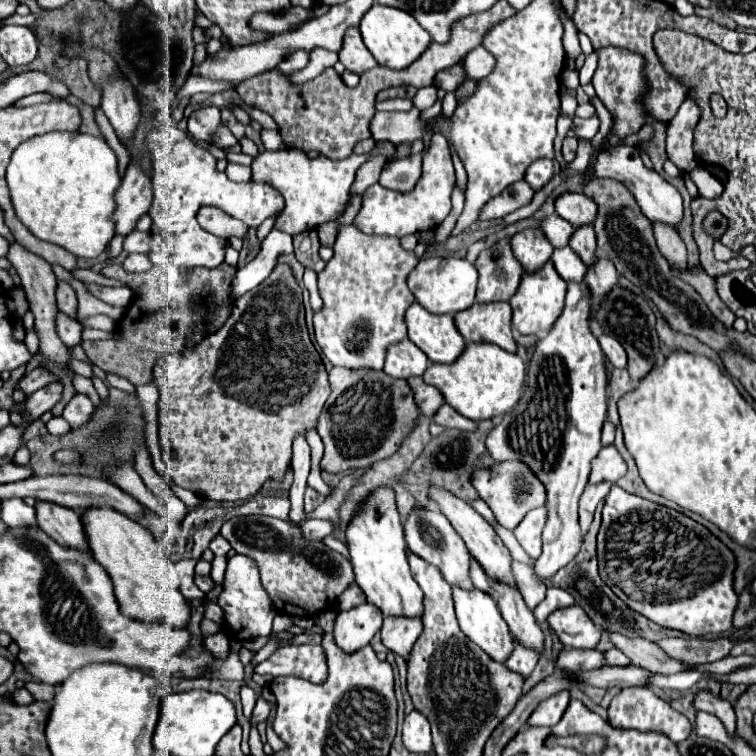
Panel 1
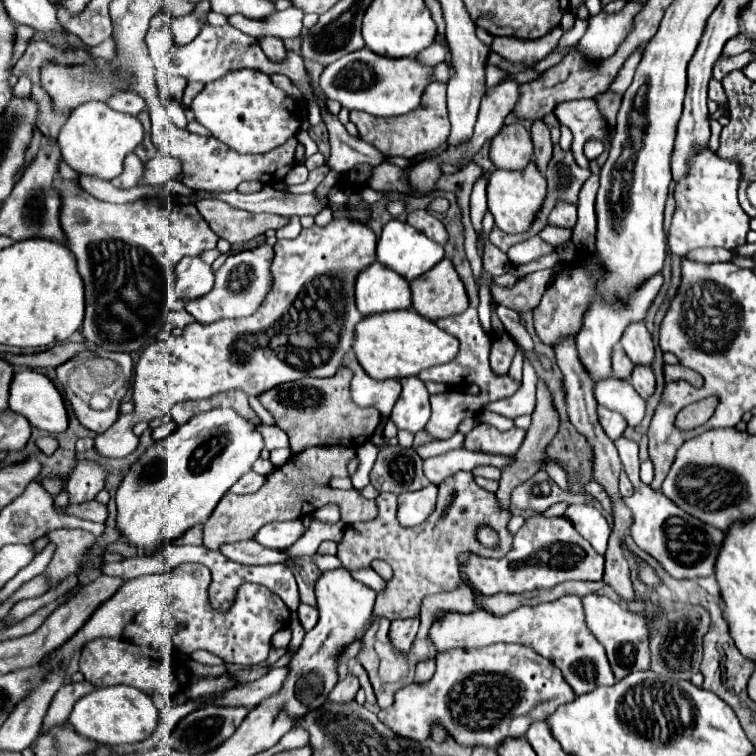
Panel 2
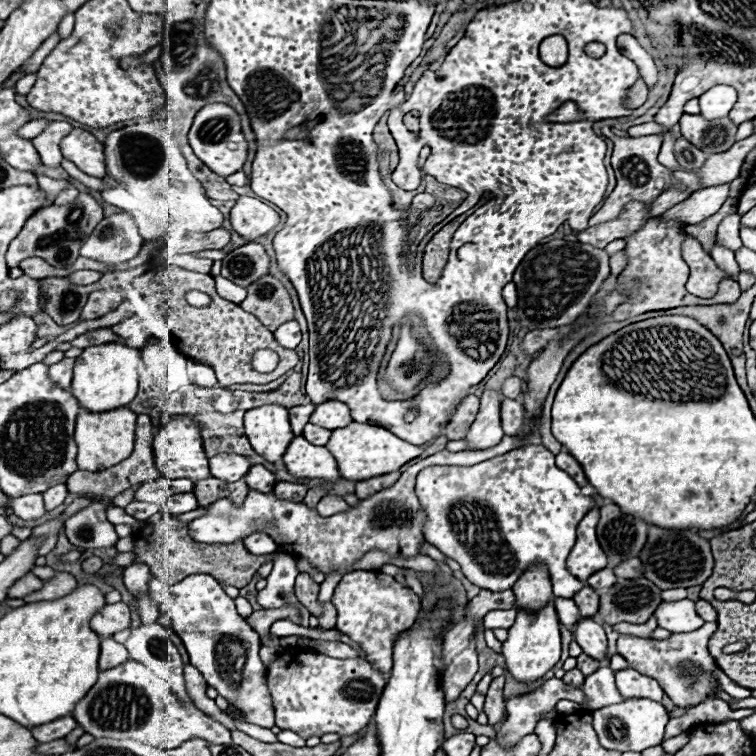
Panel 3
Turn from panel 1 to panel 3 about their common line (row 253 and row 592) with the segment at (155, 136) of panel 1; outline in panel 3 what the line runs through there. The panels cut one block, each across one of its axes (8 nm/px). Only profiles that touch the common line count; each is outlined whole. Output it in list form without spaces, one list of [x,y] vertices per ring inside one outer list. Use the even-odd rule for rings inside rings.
[[[192,574],[166,588],[160,610],[172,618],[174,632],[182,638],[190,664],[204,674],[208,686],[216,688],[220,696],[240,710],[240,720],[272,728],[274,710],[266,686],[266,666],[258,654],[262,646],[260,638],[238,614],[234,600],[218,586],[218,582],[208,574]]]

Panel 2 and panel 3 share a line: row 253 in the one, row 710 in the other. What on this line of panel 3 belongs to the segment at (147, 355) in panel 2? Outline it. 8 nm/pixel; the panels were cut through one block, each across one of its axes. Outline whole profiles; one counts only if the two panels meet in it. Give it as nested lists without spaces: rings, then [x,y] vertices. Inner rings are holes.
[[[286,648],[276,662],[266,666],[266,680],[274,700],[276,726],[298,732],[304,738],[328,732],[350,736],[372,720],[386,678],[364,658],[338,660],[326,654],[310,654],[300,648]]]

